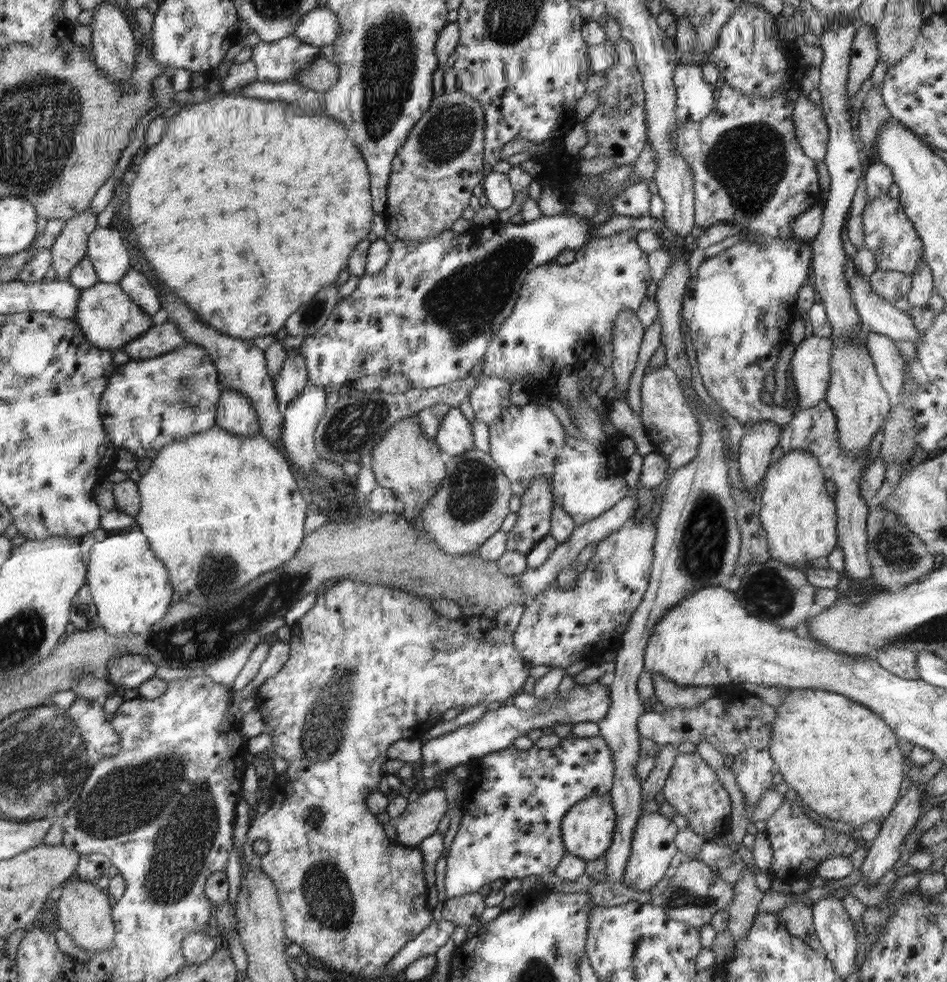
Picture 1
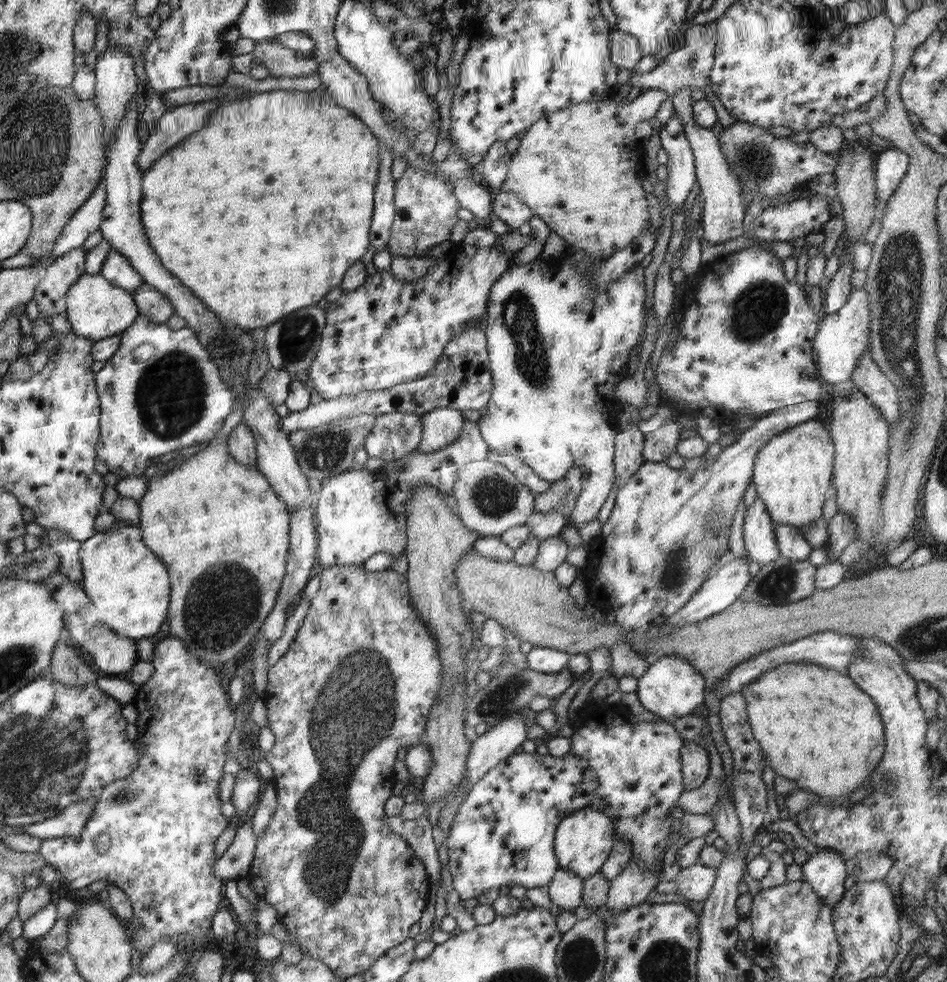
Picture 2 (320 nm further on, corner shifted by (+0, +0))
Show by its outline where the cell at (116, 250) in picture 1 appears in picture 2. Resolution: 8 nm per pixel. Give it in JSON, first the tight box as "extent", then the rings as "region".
{"extent":[100,250,144,293],"region":[[[113,250],[107,256],[100,275],[106,277],[112,284],[127,289],[130,293],[136,291],[144,283],[143,276],[136,272],[131,261],[123,253],[119,253],[116,250]]]}

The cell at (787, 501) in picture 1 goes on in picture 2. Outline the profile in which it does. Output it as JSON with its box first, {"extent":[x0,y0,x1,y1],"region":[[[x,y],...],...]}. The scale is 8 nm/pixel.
{"extent":[752,420,835,532],"region":[[[810,420],[808,422],[803,422],[802,424],[797,424],[792,428],[784,429],[784,432],[776,433],[758,452],[756,455],[756,460],[753,466],[753,476],[752,482],[754,482],[754,488],[756,488],[756,493],[758,499],[762,500],[762,503],[766,506],[766,511],[770,516],[774,524],[788,524],[788,526],[794,526],[801,532],[802,526],[806,524],[812,524],[816,520],[823,518],[823,506],[826,502],[825,492],[829,488],[831,482],[833,481],[833,460],[835,459],[835,446],[832,442],[832,437],[829,433],[829,428],[827,427],[825,421]]]}

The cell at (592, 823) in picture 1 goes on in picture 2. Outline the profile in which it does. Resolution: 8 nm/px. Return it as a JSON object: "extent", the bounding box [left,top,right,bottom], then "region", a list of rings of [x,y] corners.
{"extent":[554,805,615,879],"region":[[[590,805],[563,819],[555,832],[554,849],[559,868],[571,870],[576,876],[586,879],[602,871],[603,864],[610,858],[615,844],[614,824],[611,817]]]}

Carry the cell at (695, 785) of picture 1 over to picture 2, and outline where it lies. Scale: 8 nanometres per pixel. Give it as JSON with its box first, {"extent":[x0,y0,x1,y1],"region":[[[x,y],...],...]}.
{"extent":[680,740,710,790],"region":[[[686,740],[680,756],[682,757],[685,790],[698,788],[709,773],[710,756],[708,751],[704,749],[704,745]]]}

